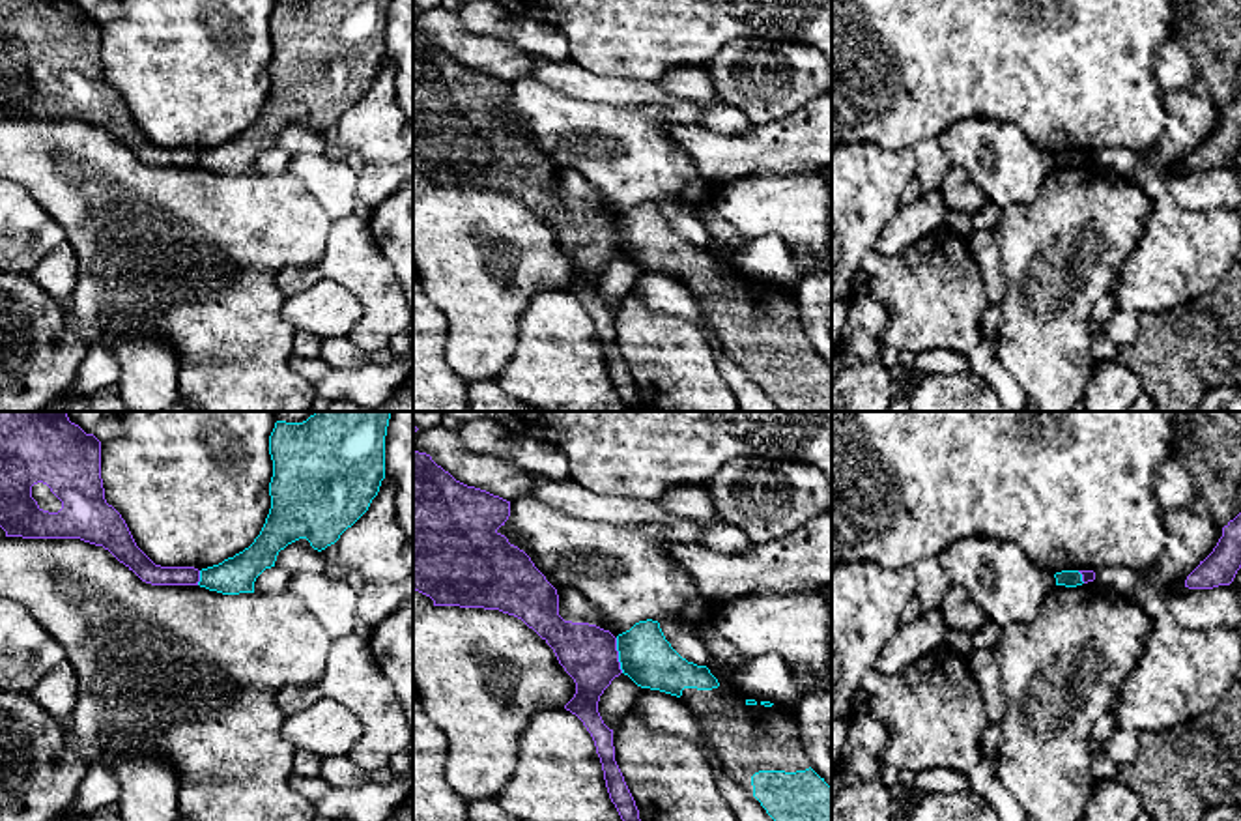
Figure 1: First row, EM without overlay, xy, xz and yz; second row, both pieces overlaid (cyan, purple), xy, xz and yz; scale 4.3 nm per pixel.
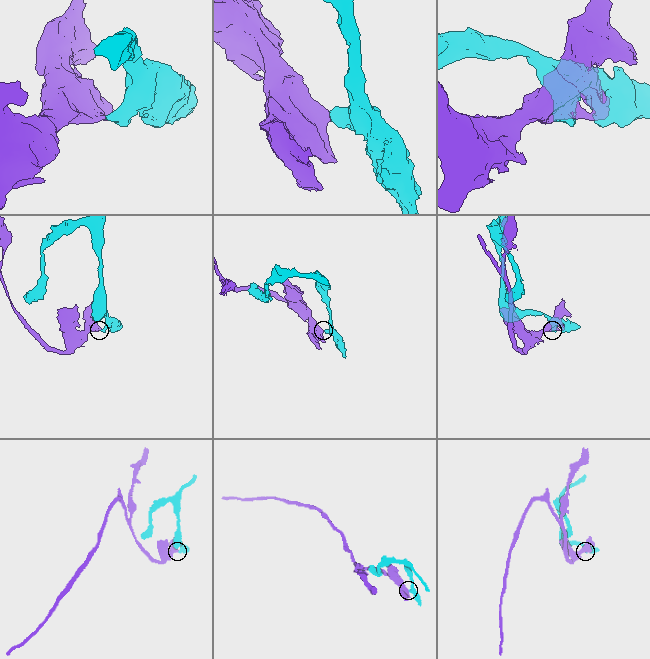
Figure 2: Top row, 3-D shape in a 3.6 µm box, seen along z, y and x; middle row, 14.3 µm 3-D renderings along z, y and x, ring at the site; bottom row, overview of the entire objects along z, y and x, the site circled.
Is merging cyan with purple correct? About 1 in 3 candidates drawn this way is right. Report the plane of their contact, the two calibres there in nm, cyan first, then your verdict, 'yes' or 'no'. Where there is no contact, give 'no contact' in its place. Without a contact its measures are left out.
contact in xz; calibres 220 and 240 nm; no

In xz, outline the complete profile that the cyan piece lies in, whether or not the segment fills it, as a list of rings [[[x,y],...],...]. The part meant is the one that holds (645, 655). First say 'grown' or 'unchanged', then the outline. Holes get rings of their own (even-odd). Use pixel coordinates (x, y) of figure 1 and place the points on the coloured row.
grown | [[[647,619],[617,636],[619,662],[637,686],[680,698],[718,754],[720,771],[755,797],[774,821],[832,821],[832,787],[813,769],[798,741],[796,713],[742,692],[723,694],[706,666],[682,658],[660,623]]]

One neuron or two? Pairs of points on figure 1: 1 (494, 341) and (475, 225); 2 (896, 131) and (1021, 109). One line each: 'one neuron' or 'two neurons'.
1: one neuron
2: one neuron

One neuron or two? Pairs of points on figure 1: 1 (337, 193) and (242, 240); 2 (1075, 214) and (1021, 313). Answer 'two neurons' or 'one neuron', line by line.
1: two neurons
2: one neuron

